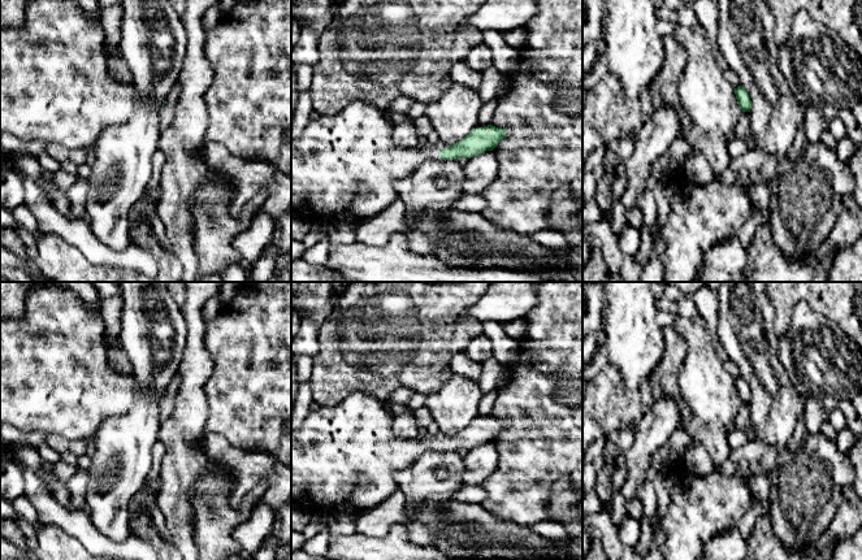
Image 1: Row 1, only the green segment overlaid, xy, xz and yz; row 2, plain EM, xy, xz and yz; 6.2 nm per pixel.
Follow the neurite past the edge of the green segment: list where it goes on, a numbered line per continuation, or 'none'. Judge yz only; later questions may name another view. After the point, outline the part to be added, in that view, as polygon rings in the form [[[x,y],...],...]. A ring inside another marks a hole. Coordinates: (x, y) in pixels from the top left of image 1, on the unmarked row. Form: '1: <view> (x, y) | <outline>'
none

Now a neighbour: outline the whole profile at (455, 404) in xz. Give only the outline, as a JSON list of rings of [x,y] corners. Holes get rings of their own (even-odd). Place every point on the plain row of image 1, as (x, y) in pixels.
[[[452,374],[437,392],[426,395],[424,407],[432,413],[439,433],[452,437],[478,416],[481,396],[477,382]]]

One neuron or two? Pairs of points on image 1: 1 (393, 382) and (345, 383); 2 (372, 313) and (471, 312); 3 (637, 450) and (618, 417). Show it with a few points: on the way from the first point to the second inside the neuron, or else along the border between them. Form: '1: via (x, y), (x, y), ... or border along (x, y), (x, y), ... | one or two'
1: via (381, 383), (356, 383) | one
2: border along (481, 295), (460, 316) | two
3: border along (644, 413), (636, 430) | two

